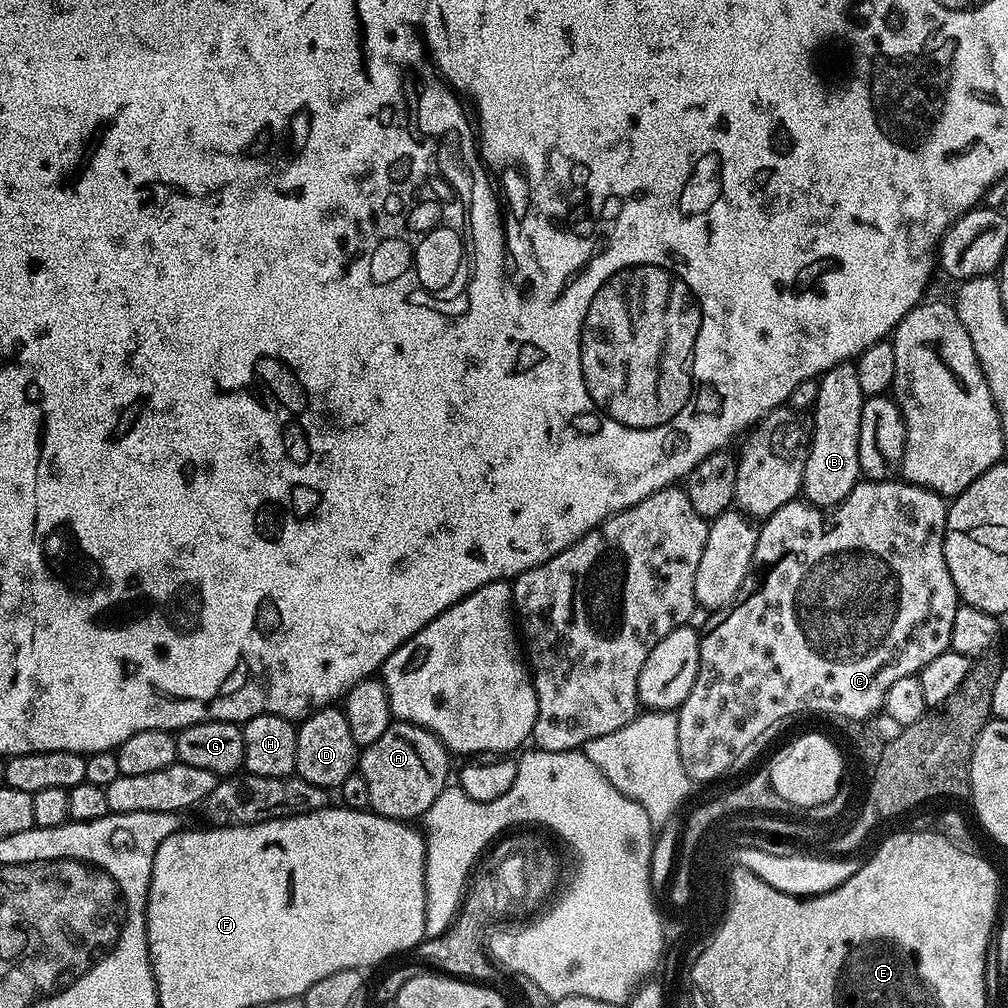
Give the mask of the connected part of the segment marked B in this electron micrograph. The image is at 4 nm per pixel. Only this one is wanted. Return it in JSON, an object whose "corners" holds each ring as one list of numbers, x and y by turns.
{"corners":[[855,363,836,364,819,377,816,402,810,412,808,457,800,482,800,491,807,503,829,509,840,504,861,479,858,430,865,399,864,391,858,386]]}

